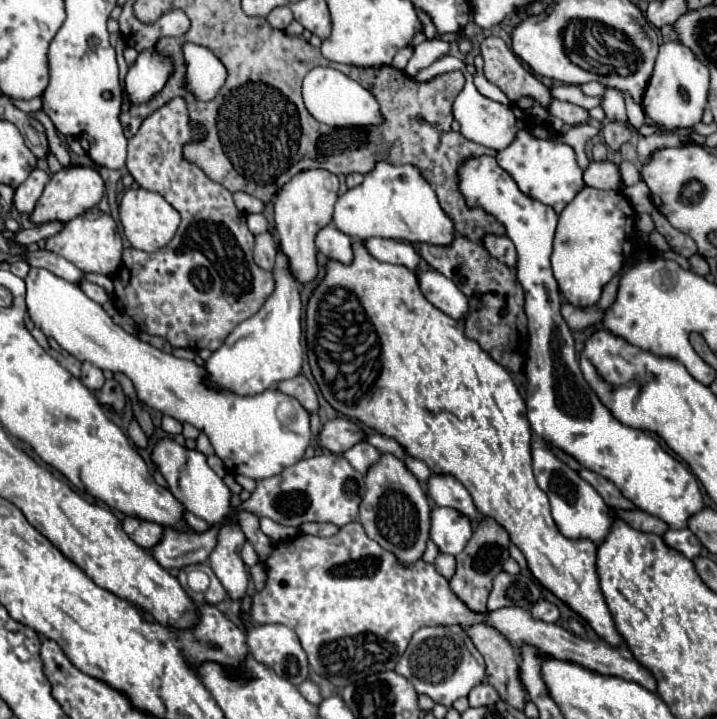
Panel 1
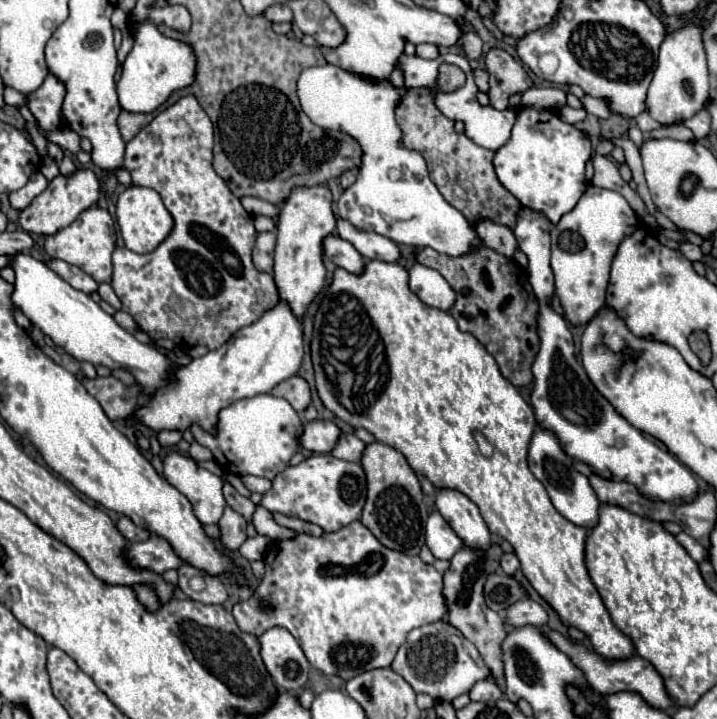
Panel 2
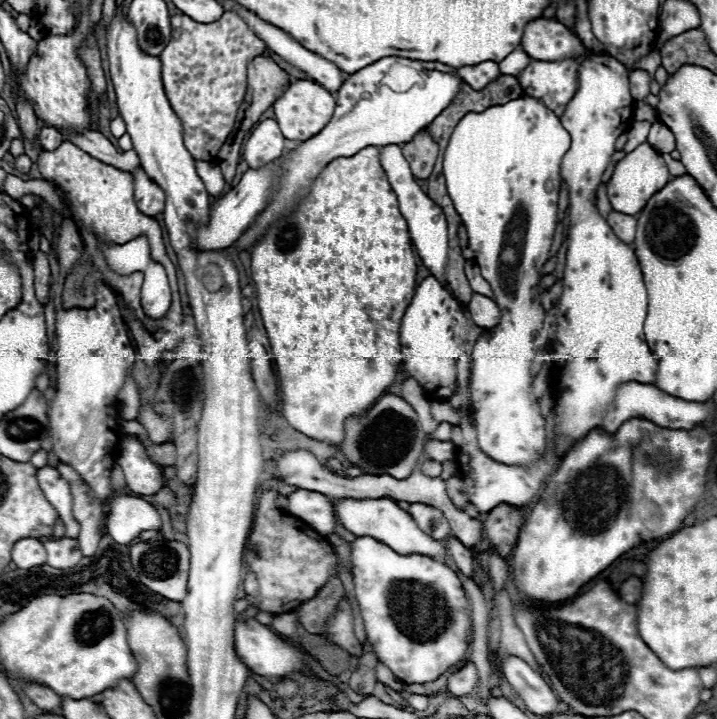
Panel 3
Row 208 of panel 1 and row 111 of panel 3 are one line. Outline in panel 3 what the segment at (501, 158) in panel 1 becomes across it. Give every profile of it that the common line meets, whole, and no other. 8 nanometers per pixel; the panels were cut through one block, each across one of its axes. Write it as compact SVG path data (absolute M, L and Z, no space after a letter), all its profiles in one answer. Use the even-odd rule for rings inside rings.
M586 54L562 62L530 62L518 76L518 82L524 94L540 98L550 110L554 110L556 116L562 116L566 104L578 88L576 72L584 58Z

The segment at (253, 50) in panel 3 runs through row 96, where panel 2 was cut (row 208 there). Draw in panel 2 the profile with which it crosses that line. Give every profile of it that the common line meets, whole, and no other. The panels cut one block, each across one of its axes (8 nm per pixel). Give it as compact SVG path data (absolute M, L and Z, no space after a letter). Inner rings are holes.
M194 96L180 98L128 142L124 168L132 174L132 184L152 188L162 196L164 206L174 218L174 230L150 254L136 254L128 248L116 248L112 254L112 288L122 302L122 310L128 312L140 330L150 334L154 340L168 338L176 344L182 342L182 346L188 346L190 340L190 346L202 344L216 350L238 328L252 324L266 310L274 308L280 296L272 274L258 272L252 264L250 254L256 242L252 216L228 190L226 182L214 172L212 142L212 122Z

